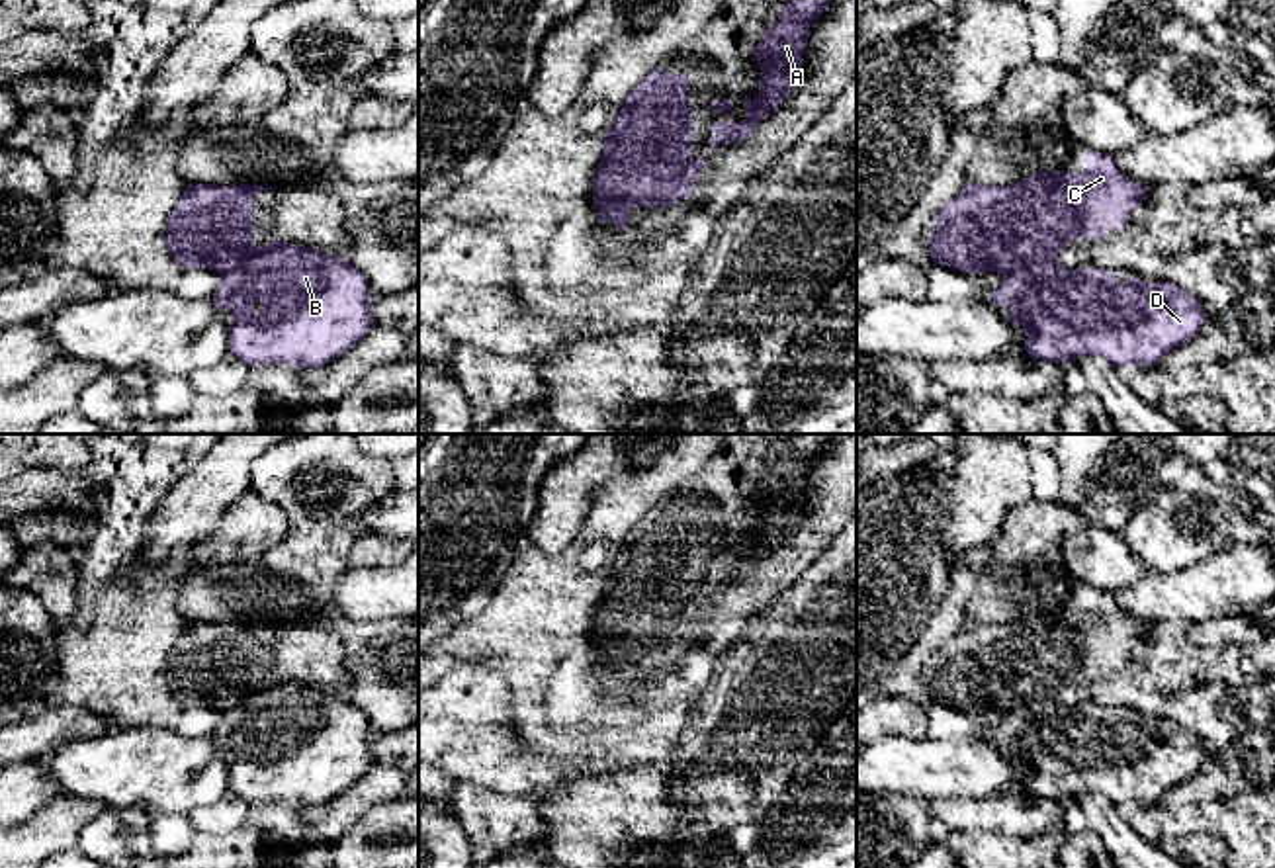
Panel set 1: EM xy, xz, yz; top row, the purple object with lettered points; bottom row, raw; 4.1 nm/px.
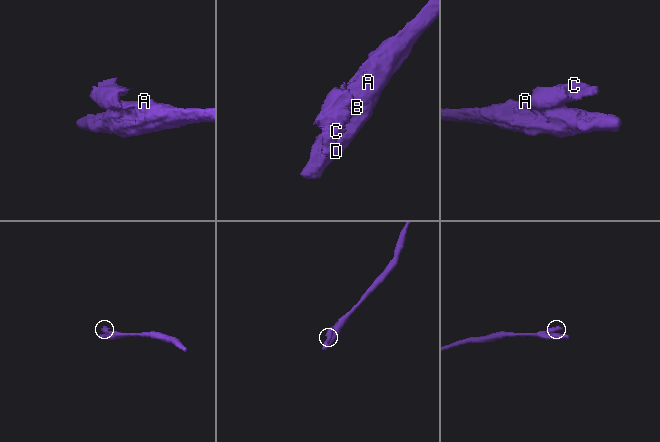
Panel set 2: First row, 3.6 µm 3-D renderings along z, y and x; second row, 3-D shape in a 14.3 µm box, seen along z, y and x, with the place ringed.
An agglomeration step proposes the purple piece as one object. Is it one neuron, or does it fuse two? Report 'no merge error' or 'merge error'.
merge error

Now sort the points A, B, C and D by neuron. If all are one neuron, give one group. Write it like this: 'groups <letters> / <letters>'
groups A B D / C

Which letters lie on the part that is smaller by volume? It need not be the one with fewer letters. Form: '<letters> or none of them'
C

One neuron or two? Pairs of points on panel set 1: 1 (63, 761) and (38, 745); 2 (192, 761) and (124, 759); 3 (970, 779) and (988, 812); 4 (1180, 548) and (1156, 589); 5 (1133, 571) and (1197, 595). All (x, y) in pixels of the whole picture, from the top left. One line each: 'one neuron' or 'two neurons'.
1: two neurons
2: one neuron
3: two neurons
4: two neurons
5: two neurons

